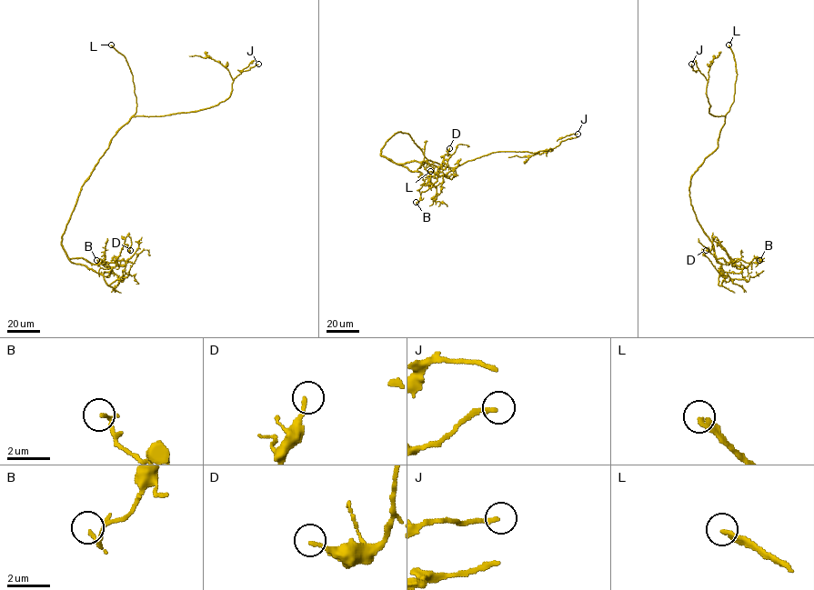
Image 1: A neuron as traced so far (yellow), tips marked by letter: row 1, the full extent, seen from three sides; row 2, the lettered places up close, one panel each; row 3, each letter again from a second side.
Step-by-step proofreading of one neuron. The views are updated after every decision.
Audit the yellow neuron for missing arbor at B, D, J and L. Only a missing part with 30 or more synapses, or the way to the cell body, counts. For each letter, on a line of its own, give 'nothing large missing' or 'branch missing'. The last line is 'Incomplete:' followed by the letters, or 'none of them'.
B: nothing large missing
D: nothing large missing
J: nothing large missing
L: branch missing
Incomplete: L

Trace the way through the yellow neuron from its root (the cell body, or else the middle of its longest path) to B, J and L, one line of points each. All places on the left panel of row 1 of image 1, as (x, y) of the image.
B: (96, 164), (81, 187), (62, 240), (71, 262), (100, 274), (111, 273), (110, 267), (96, 260)
J: (96, 164), (110, 139), (132, 116), (163, 116), (216, 105), (230, 95), (233, 80), (241, 71), (258, 64)
L: (96, 164), (110, 139), (136, 111), (131, 70), (125, 57), (111, 44)

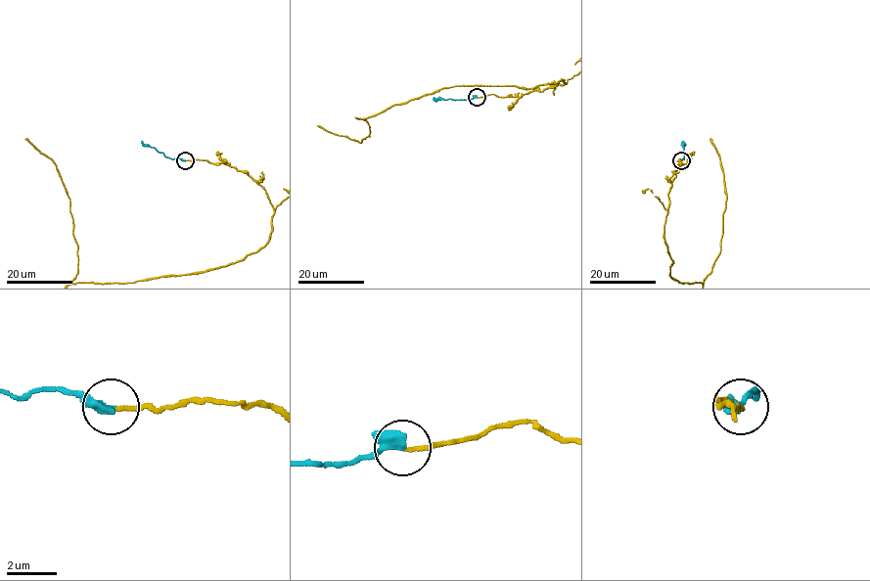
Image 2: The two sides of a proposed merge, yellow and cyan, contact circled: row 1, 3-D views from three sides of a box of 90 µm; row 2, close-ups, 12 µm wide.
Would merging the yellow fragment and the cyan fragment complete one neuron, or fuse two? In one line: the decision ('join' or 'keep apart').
join

